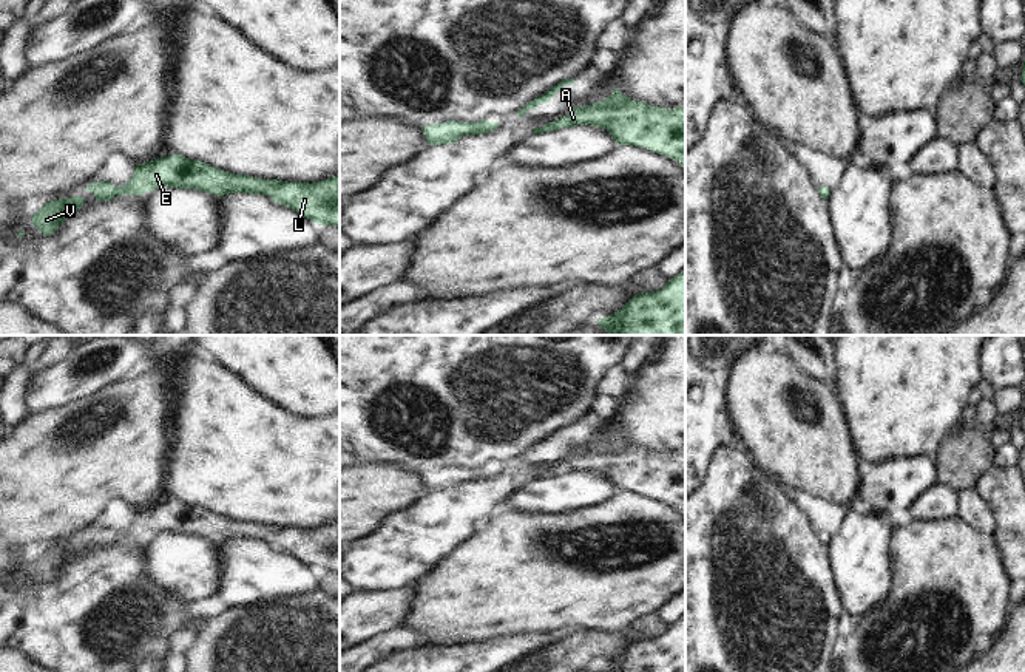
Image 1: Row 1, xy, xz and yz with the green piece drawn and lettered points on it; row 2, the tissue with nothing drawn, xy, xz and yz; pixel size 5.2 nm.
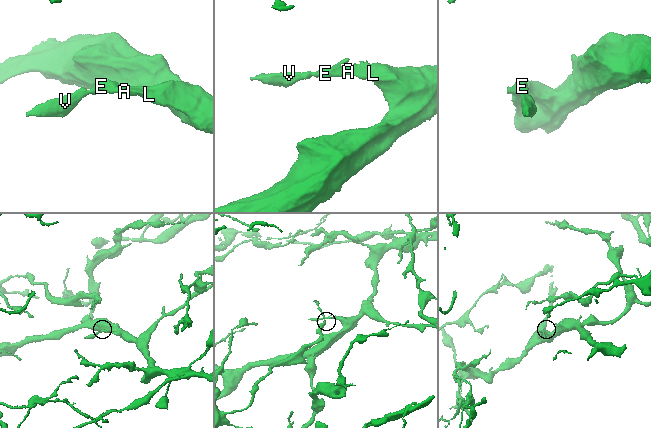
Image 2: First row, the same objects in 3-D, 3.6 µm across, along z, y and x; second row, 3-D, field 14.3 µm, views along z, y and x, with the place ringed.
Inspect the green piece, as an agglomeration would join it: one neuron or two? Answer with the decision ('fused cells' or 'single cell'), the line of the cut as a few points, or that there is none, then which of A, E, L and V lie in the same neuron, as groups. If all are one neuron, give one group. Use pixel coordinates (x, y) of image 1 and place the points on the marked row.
single cell; cut none; groups A E L V

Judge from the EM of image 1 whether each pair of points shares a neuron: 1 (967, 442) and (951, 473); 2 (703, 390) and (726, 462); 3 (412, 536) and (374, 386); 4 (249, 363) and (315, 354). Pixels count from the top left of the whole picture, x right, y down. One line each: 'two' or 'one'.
1: one
2: two
3: two
4: one

